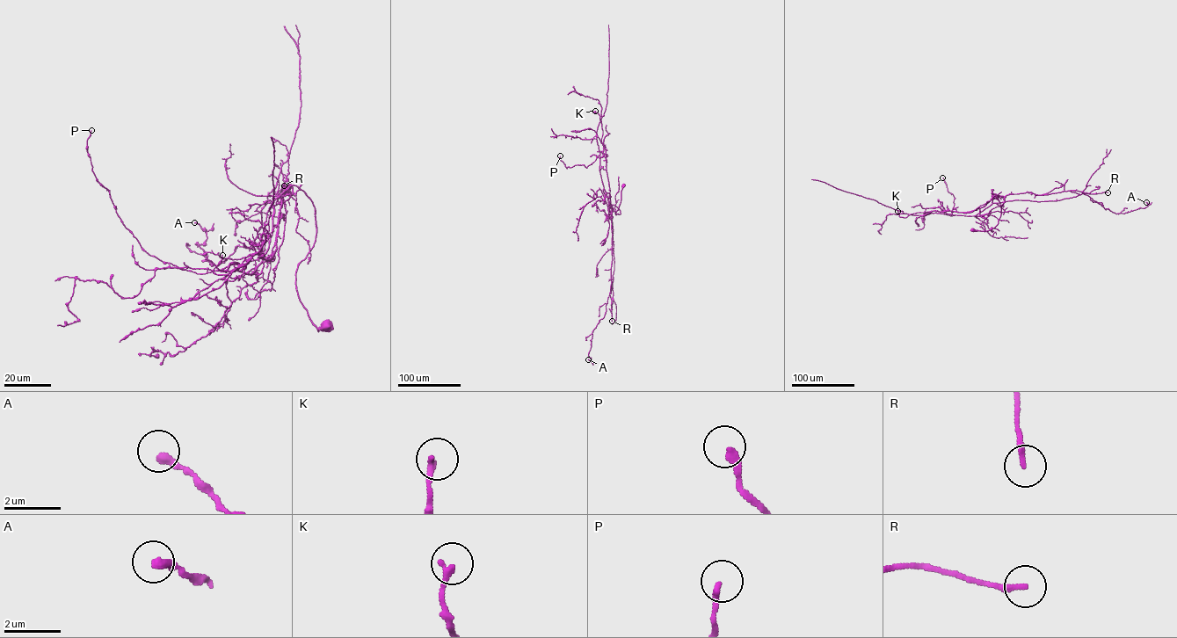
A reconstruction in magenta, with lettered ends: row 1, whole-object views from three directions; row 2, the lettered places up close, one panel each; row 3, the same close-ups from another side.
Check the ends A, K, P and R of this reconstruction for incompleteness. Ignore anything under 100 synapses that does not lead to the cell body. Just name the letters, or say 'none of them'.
none of them

